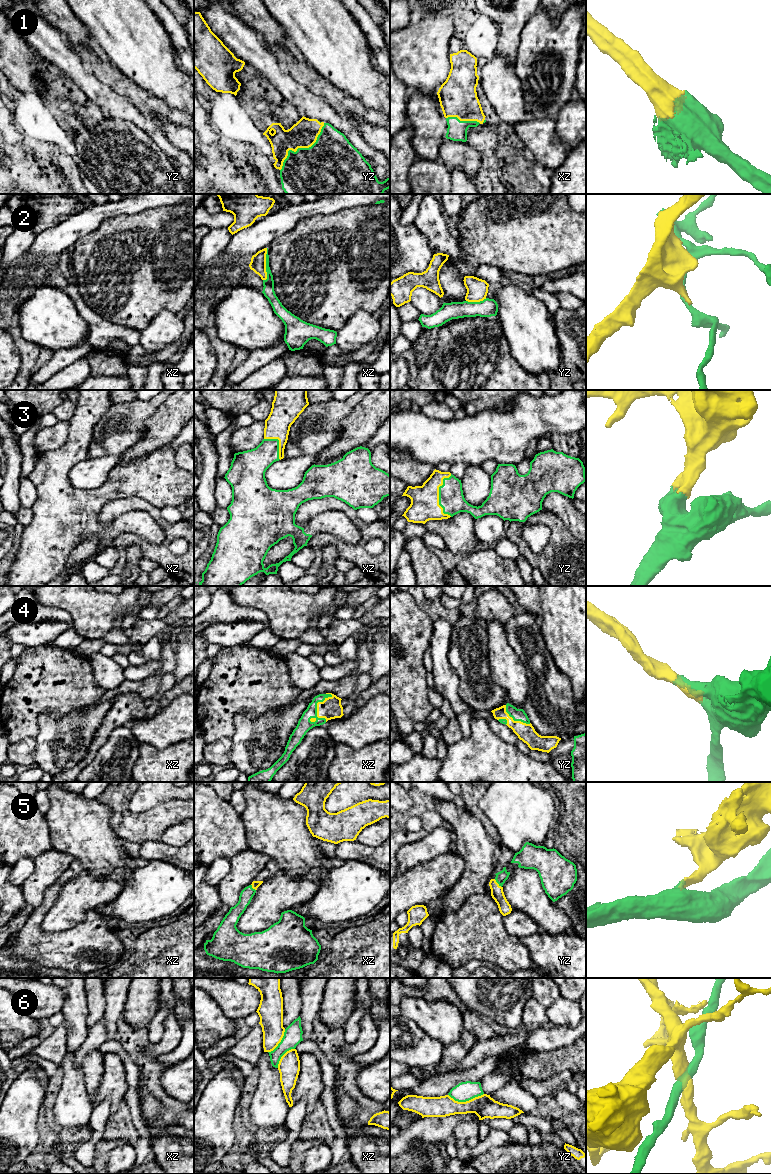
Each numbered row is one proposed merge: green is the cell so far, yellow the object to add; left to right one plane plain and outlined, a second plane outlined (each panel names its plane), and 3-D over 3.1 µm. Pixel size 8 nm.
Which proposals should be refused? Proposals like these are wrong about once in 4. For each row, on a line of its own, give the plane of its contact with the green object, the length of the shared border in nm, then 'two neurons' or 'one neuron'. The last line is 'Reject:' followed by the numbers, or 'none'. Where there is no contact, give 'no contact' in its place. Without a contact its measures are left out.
1: yz | 500 nm | one neuron
2: xz | 260 nm | two neurons
3: yz | 340 nm | one neuron
4: xz | 280 nm | one neuron
5: yz | 90 nm | one neuron
6: yz | 280 nm | two neurons
Reject: 2, 6

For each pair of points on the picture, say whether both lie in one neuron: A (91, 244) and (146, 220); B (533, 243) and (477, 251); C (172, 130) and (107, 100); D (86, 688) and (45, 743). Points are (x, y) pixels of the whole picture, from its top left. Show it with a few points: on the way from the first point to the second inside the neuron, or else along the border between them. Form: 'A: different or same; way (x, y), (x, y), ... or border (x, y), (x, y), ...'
A: same; way (105, 234), (132, 228)
B: same; way (519, 243), (491, 243)
C: different; border (149, 117), (169, 141)
D: different; border (90, 704), (58, 717), (45, 712)

